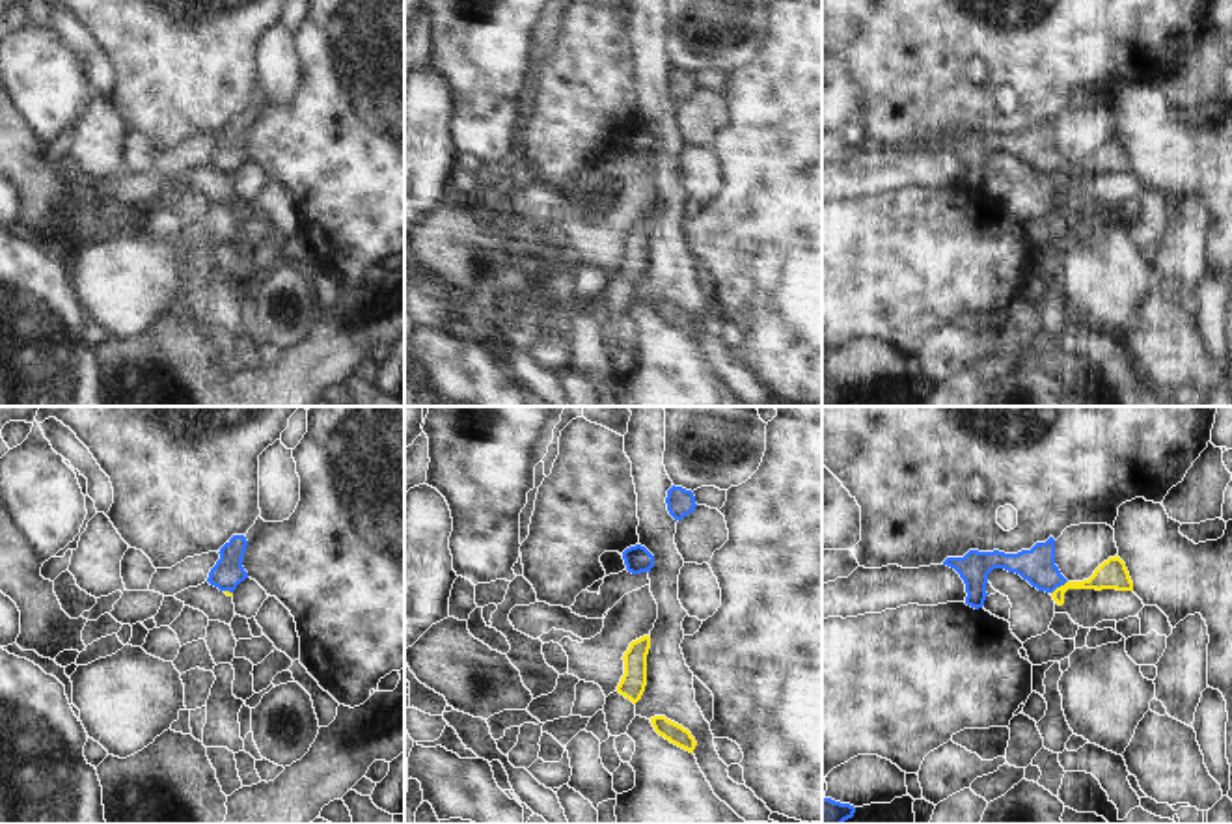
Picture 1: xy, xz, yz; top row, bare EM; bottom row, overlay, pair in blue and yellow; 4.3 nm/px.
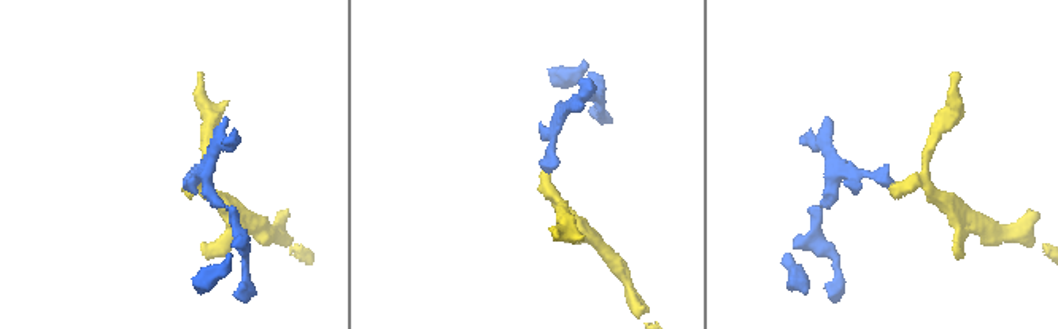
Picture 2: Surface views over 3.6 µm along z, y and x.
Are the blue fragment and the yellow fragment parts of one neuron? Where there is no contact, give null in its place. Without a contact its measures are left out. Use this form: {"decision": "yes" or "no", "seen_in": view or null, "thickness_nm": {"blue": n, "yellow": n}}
{"decision": "yes", "seen_in": "yz", "thickness_nm": {"blue": 160, "yellow": 130}}

